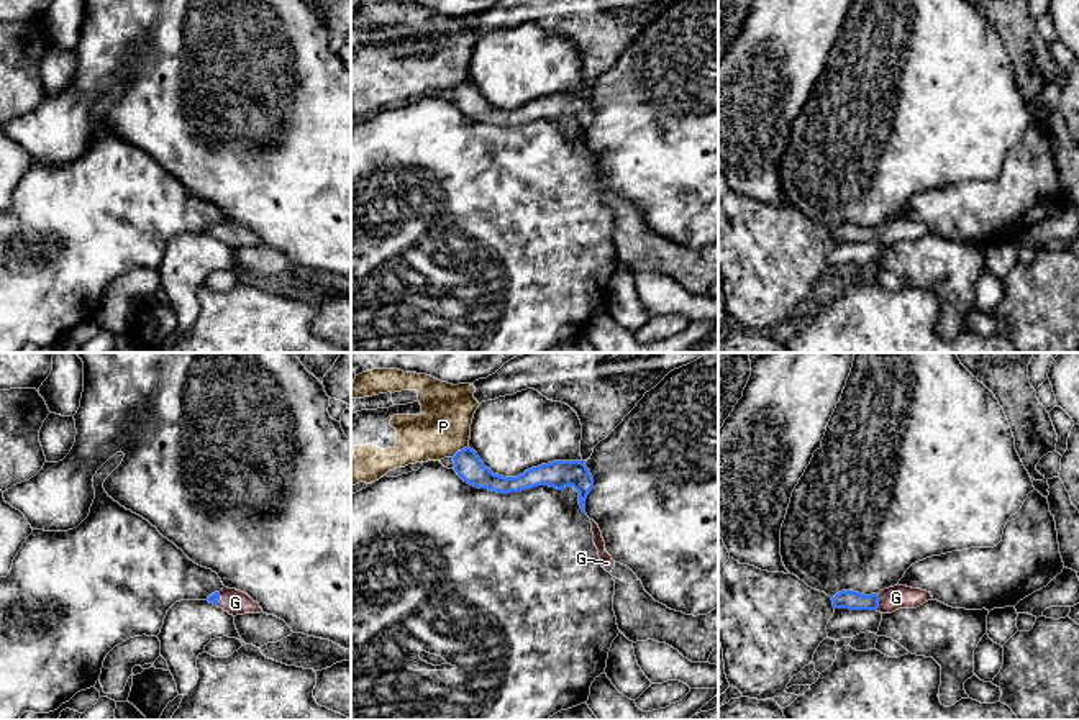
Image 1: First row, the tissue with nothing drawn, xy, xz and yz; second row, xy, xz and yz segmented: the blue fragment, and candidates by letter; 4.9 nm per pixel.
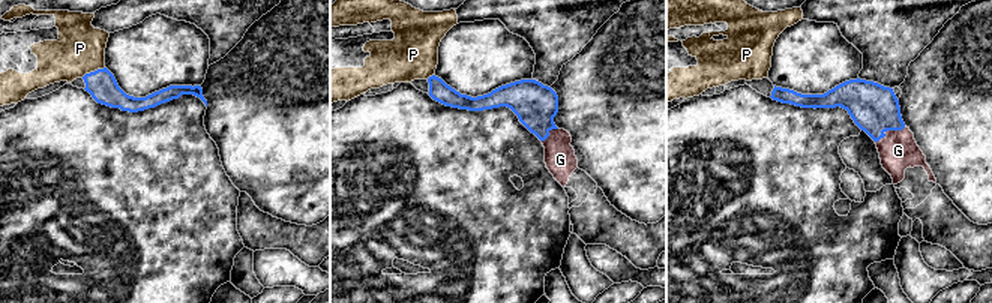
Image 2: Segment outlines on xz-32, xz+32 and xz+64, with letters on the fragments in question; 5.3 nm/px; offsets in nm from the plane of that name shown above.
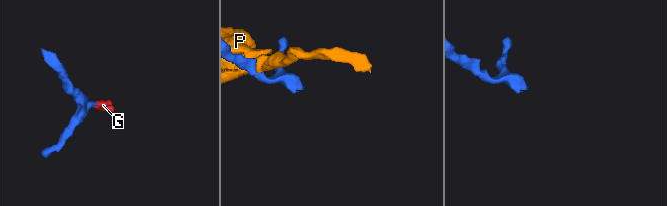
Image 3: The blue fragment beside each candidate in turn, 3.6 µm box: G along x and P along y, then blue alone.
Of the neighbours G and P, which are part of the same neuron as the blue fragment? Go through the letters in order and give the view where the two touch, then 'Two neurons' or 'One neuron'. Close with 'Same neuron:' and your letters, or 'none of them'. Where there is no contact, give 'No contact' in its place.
G: Touches blue in yz. One neuron
P: Touches blue in xz. Two neurons
Same neuron: G

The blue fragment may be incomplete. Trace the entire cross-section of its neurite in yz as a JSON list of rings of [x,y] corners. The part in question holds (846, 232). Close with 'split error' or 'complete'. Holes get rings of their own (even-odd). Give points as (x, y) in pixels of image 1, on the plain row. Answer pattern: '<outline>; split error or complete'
[[[894,218],[871,228],[854,223],[841,223],[831,233],[835,241],[877,243],[881,246],[892,246],[899,241],[917,241],[931,231],[931,226],[926,223]]]; split error

